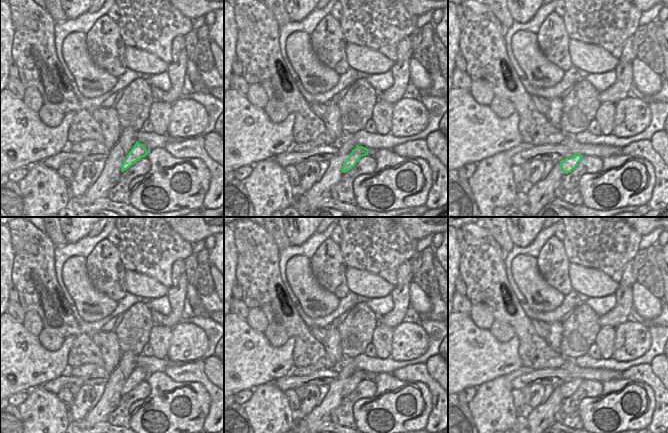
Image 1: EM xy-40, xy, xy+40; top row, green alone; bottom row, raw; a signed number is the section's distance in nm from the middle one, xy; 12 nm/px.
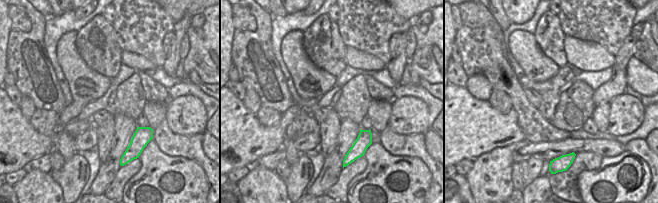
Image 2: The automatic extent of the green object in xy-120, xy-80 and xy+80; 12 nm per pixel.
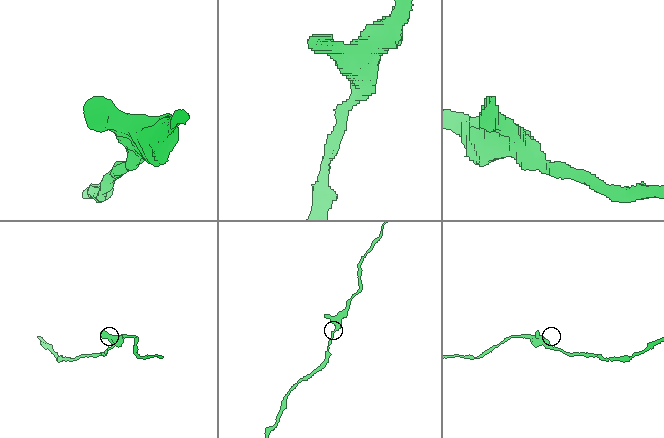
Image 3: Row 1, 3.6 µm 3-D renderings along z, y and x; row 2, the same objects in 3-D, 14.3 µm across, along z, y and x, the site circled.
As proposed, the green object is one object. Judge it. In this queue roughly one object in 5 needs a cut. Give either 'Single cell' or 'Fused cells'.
Single cell.

